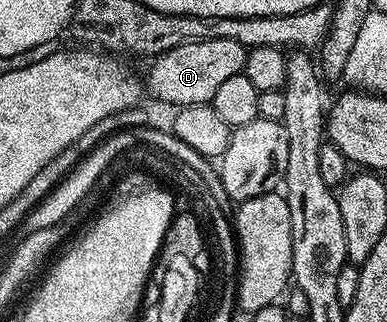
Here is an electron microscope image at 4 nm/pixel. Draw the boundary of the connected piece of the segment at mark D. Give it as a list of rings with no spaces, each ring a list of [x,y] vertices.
[[[216,39],[215,41],[195,41],[179,45],[167,53],[156,56],[149,67],[147,91],[154,99],[173,103],[176,107],[190,107],[192,103],[212,104],[219,85],[227,77],[235,77],[245,70],[247,48],[239,41]]]

